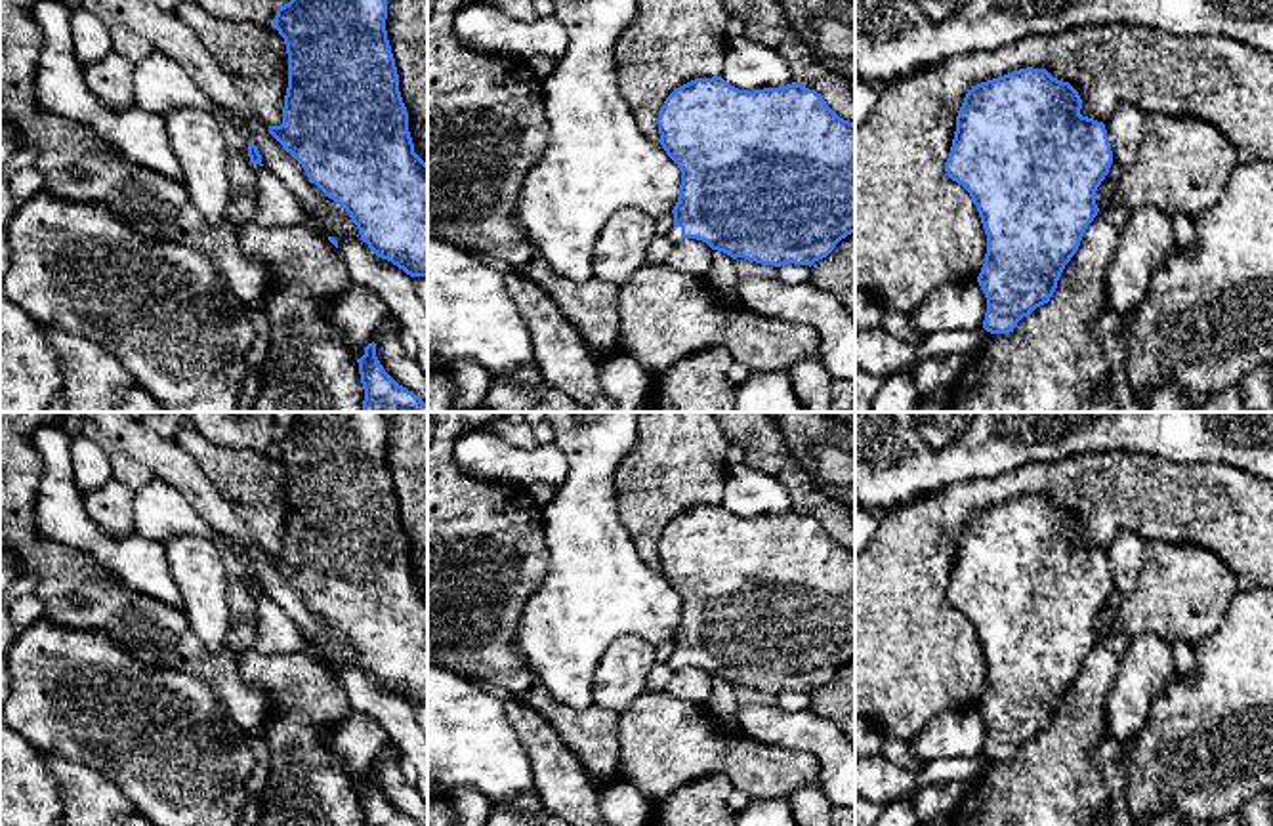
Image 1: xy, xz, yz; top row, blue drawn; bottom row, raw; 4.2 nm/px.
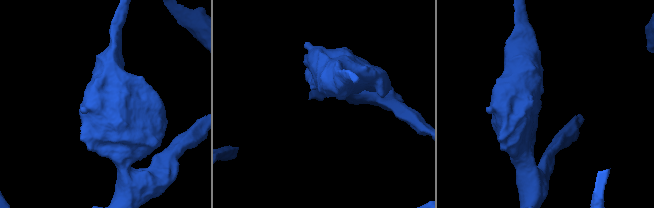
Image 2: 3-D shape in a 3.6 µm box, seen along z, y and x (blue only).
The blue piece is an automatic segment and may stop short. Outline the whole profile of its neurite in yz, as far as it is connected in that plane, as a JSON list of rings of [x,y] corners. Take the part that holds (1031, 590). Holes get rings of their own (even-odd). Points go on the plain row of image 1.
[[[1019,496],[973,513],[958,538],[947,603],[962,612],[977,633],[987,681],[977,710],[987,725],[983,755],[1010,761],[1023,744],[1050,729],[1057,708],[1097,643],[1096,618],[1109,601],[1113,578],[1103,549],[1082,544],[1078,519],[1046,496]]]

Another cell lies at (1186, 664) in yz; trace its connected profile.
[[[1178,641],[1178,645],[1174,647],[1174,654],[1176,654],[1176,671],[1183,677],[1191,677],[1197,670],[1191,647],[1183,641]]]

